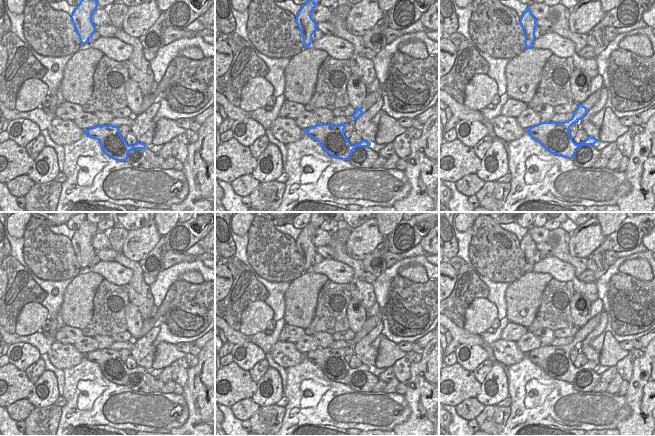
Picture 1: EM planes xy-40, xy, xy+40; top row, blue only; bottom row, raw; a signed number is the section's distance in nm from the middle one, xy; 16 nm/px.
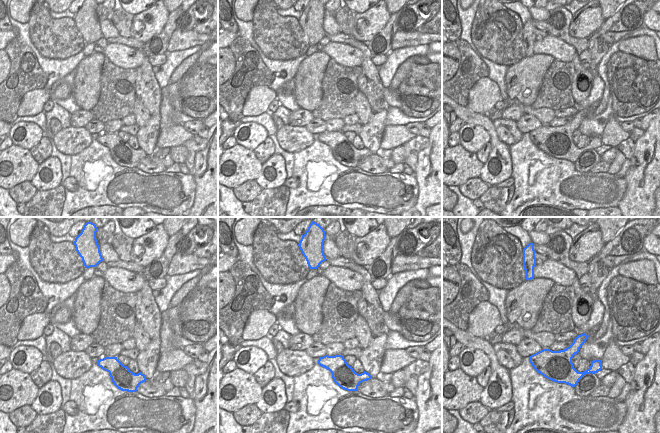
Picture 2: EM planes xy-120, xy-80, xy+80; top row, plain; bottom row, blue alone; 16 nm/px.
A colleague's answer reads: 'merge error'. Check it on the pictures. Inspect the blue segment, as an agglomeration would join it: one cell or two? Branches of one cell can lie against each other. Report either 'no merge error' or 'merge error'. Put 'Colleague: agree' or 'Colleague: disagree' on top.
Colleague: disagree
no merge error

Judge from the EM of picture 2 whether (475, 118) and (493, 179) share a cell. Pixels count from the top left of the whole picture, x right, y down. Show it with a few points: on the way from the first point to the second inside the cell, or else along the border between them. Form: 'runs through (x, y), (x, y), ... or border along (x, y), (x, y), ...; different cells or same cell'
runs through (491, 130), (500, 152), (508, 163); same cell

